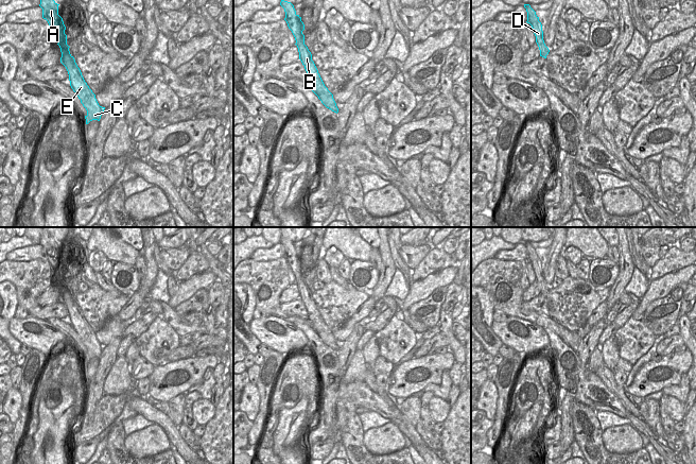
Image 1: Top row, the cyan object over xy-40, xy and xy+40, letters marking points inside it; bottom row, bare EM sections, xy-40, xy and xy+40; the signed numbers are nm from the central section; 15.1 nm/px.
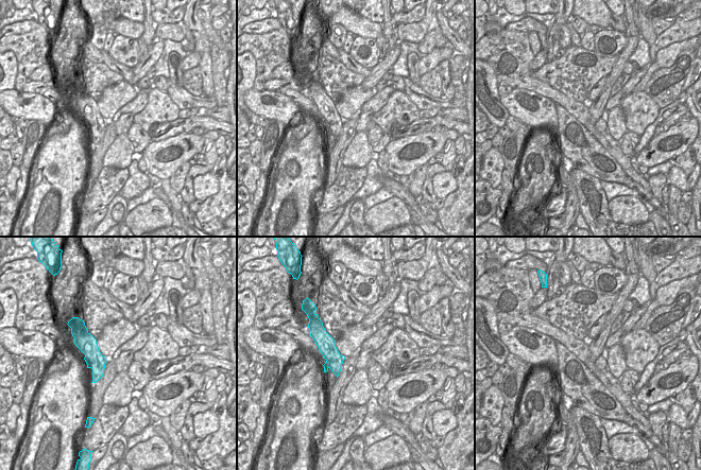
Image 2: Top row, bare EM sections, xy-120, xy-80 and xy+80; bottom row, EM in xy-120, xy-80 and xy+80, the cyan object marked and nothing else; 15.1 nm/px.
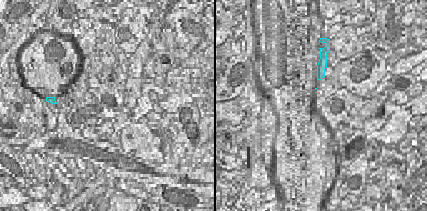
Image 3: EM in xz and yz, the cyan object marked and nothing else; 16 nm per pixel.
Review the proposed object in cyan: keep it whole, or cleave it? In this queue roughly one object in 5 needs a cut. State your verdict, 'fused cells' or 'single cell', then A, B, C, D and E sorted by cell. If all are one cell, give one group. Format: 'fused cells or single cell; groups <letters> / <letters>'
single cell; groups A B C D E

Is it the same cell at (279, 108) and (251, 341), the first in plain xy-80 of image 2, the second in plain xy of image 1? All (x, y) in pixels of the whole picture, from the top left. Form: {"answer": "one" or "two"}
{"answer": "two"}

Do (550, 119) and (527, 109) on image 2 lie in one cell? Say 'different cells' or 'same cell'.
same cell

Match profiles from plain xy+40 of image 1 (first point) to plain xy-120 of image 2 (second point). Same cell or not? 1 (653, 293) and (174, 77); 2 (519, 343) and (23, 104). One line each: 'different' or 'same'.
1: different
2: same

